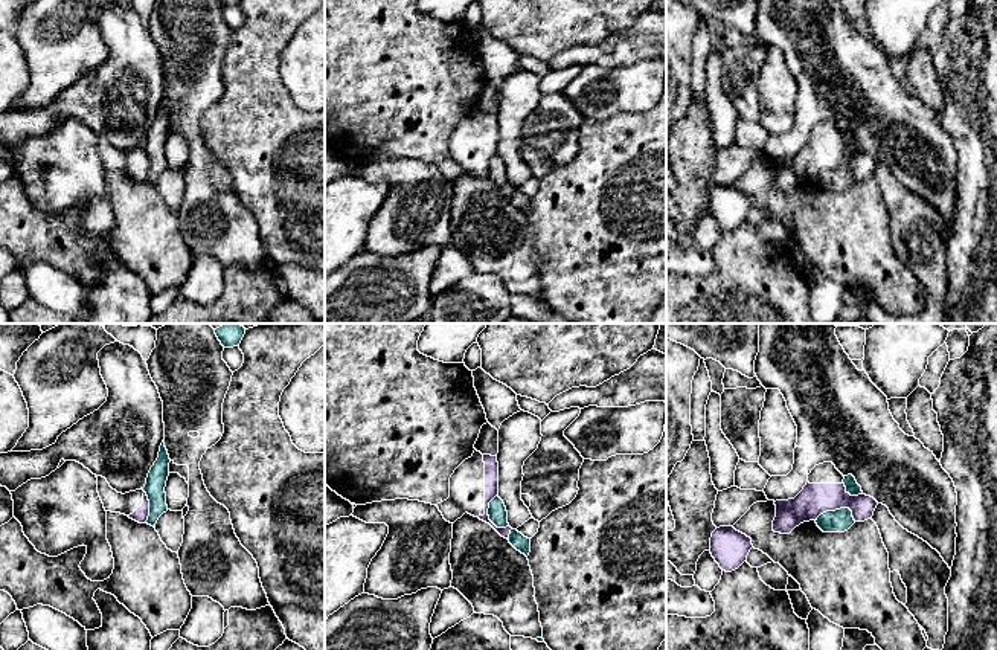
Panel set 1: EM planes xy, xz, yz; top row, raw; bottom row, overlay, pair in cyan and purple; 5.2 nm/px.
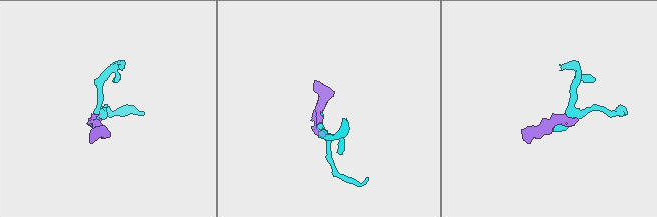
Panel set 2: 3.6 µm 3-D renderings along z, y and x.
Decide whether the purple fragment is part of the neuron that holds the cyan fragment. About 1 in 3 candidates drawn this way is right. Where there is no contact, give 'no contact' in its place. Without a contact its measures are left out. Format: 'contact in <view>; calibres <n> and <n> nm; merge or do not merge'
contact in yz; calibres 120 and 170 nm; do not merge

